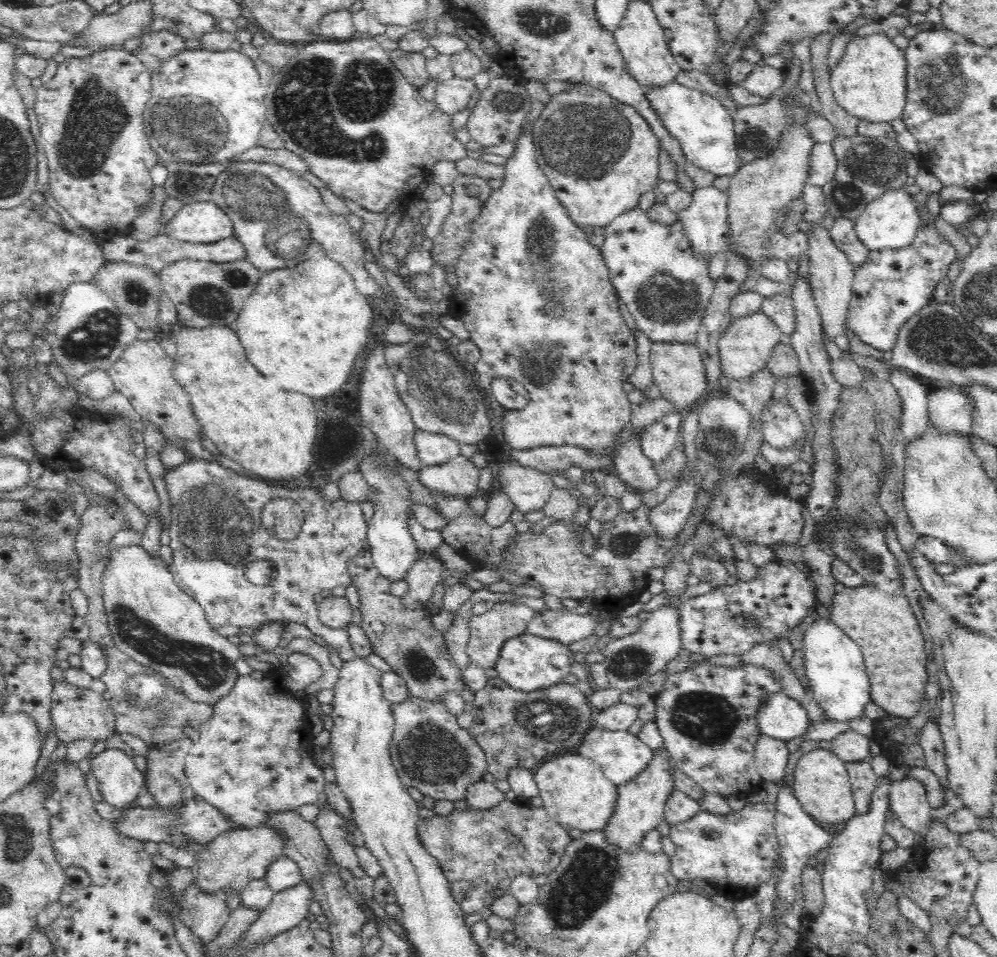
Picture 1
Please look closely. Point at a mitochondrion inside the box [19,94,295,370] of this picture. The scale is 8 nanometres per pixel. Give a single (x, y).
(92, 340)

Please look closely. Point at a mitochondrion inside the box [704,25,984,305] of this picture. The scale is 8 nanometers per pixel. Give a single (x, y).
(940, 79)

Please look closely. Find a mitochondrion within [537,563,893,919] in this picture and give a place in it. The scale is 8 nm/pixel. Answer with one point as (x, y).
(707, 718)

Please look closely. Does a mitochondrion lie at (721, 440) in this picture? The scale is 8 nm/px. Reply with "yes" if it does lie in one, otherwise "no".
yes

